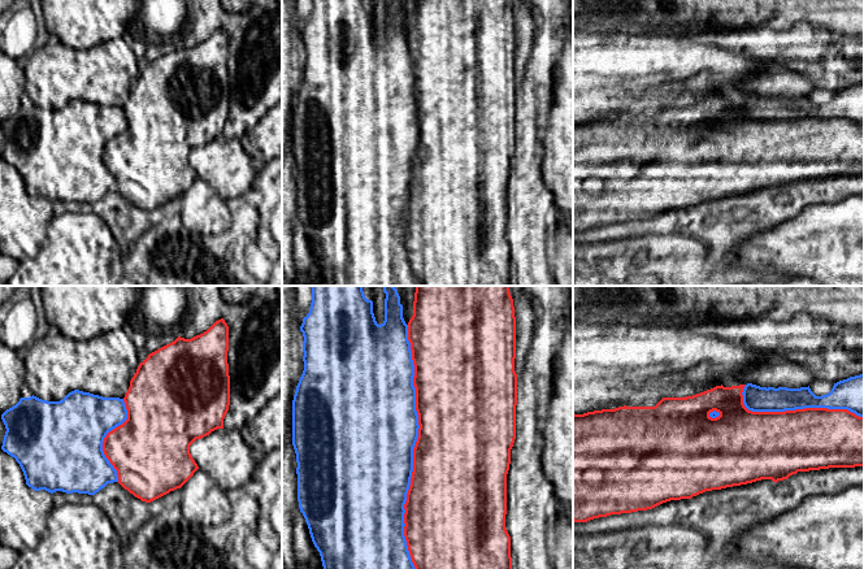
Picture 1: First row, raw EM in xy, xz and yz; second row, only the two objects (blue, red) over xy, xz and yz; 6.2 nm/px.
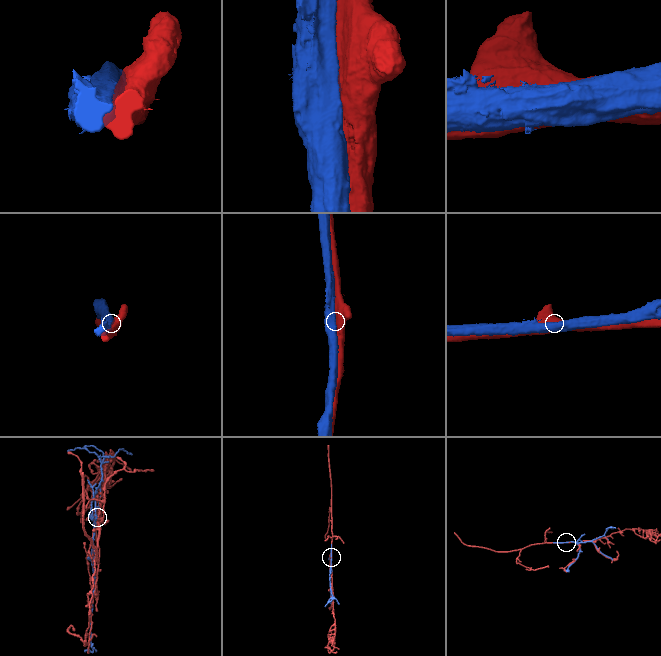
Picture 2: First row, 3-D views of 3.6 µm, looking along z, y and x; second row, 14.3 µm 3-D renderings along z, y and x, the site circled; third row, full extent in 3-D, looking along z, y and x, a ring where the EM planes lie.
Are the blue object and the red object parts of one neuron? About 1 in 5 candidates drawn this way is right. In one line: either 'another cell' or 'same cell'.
another cell

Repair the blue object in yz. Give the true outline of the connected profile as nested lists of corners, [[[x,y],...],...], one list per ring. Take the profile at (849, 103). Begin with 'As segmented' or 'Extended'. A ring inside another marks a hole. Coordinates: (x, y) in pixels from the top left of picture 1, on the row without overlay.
As segmented. [[[864,83],[834,92],[832,100],[816,105],[809,95],[800,97],[760,96],[747,92],[743,113],[752,121],[785,121],[804,117],[847,118],[864,126]]]

